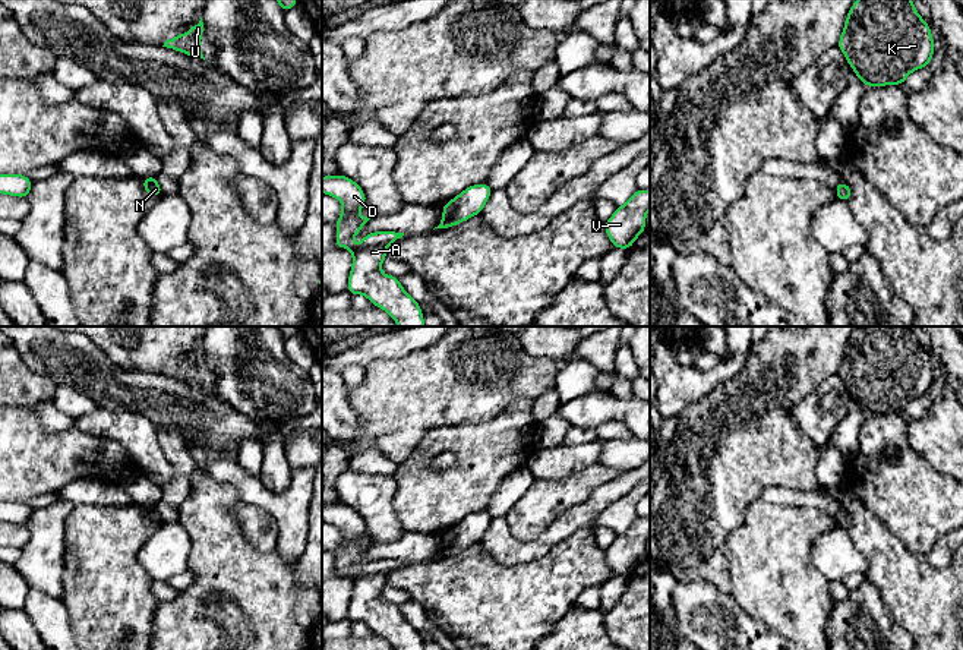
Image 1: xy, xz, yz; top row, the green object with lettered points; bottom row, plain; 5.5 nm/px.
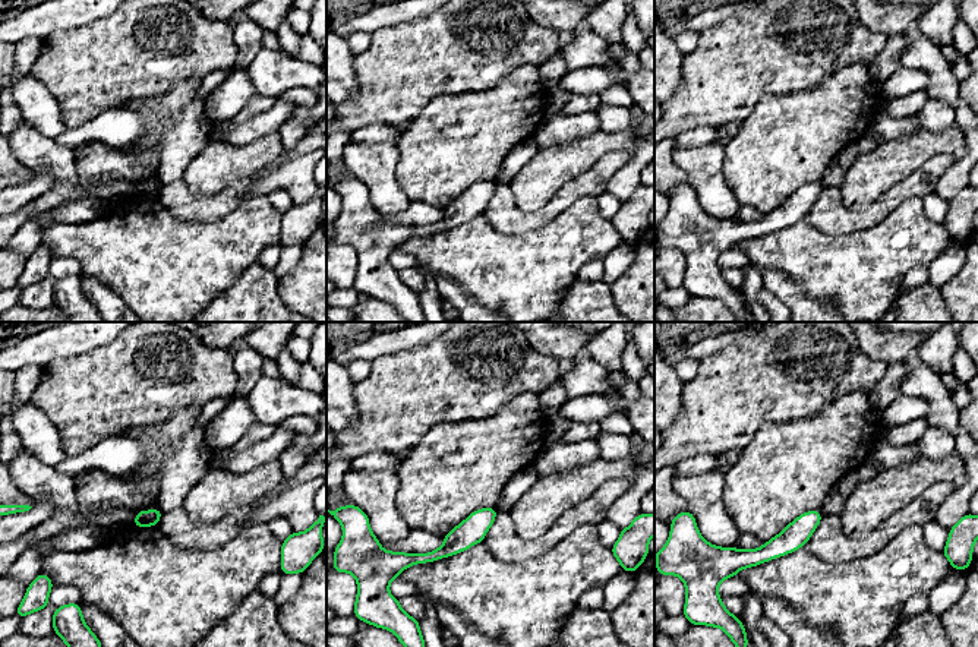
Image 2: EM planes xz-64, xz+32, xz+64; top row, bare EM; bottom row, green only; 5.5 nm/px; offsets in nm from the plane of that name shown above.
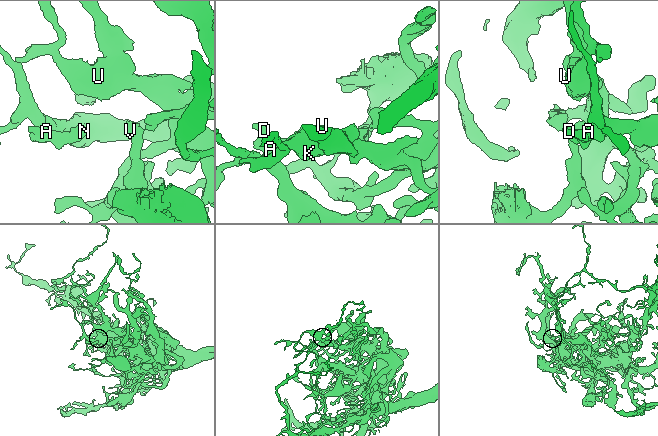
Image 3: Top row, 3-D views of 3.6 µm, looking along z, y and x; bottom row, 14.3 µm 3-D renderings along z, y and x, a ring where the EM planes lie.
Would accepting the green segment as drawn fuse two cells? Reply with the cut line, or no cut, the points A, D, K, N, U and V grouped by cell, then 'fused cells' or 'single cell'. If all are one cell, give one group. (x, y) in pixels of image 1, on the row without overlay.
no cut | A D K N U V | single cell

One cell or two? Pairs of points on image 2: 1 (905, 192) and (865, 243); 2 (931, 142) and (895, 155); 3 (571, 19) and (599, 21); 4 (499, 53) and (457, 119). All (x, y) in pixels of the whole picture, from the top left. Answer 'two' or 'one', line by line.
1: two
2: one
3: two
4: two

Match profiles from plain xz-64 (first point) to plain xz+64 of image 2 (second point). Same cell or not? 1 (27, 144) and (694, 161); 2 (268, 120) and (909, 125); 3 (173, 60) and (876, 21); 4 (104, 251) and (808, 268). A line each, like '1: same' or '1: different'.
1: same
2: same
3: different
4: same

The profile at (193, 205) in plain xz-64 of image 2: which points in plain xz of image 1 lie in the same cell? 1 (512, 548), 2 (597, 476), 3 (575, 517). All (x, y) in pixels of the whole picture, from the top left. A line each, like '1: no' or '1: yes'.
1: yes
2: no
3: yes

